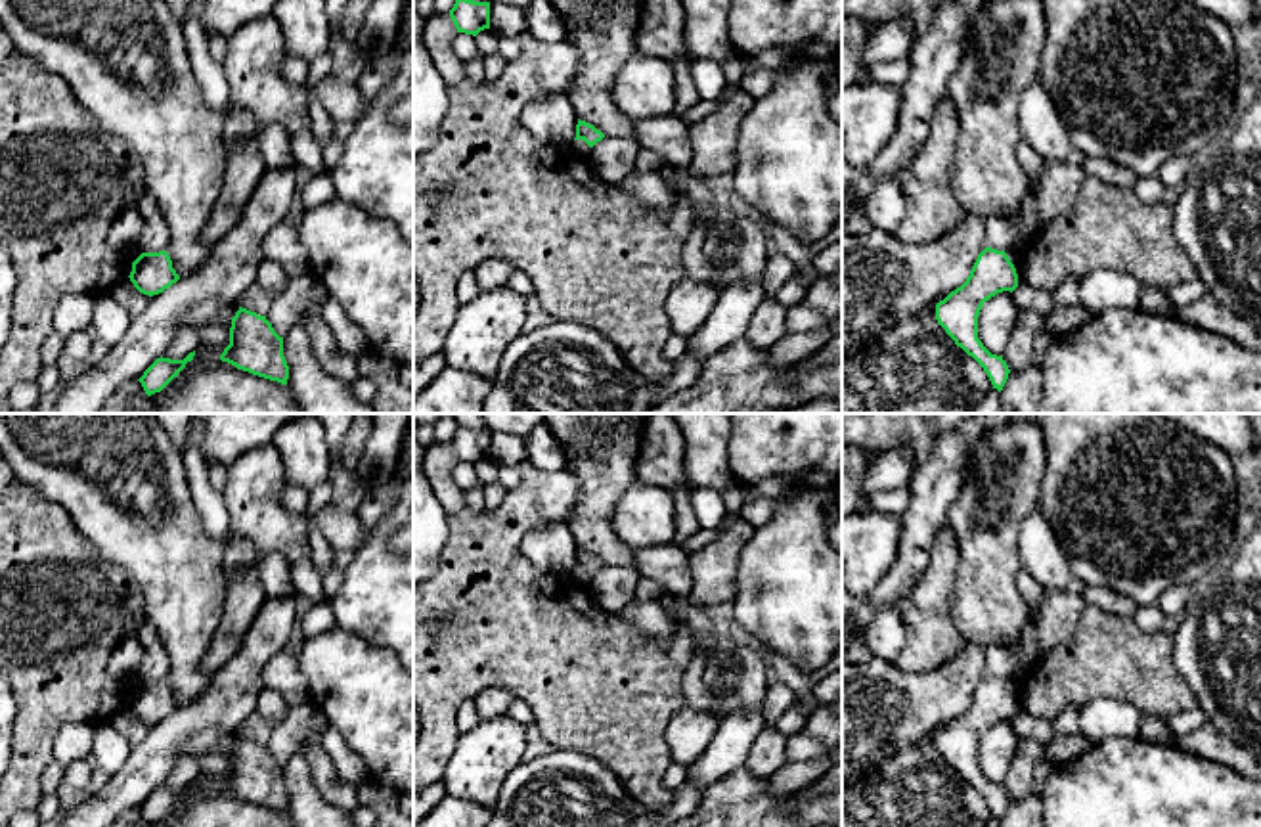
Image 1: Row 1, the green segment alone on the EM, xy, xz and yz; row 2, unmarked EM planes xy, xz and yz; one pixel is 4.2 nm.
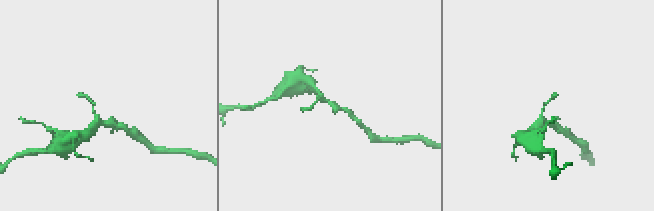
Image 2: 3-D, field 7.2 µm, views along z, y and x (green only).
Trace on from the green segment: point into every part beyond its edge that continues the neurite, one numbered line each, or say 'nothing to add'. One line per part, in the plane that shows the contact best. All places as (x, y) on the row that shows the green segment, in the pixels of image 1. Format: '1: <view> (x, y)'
nothing to add

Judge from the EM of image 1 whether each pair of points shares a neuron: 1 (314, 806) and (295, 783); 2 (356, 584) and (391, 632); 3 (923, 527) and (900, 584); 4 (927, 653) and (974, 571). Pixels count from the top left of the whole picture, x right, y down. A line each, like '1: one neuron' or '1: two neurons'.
1: one neuron
2: one neuron
3: one neuron
4: two neurons

